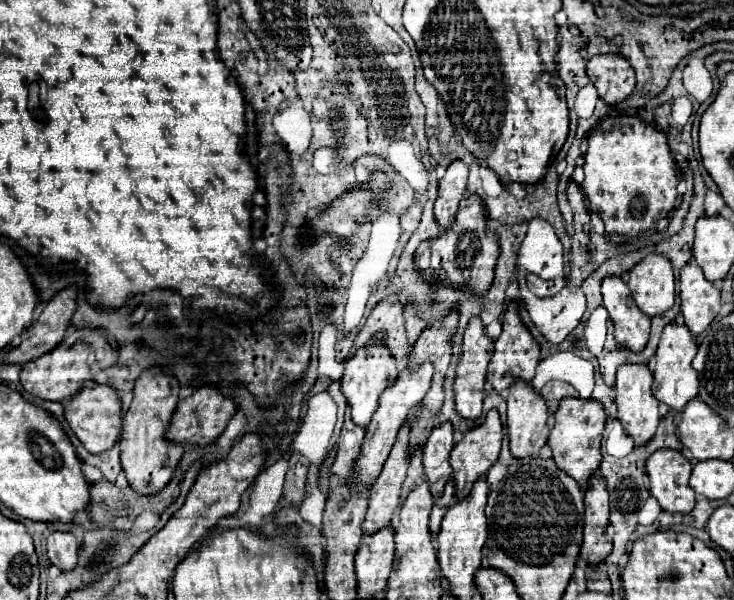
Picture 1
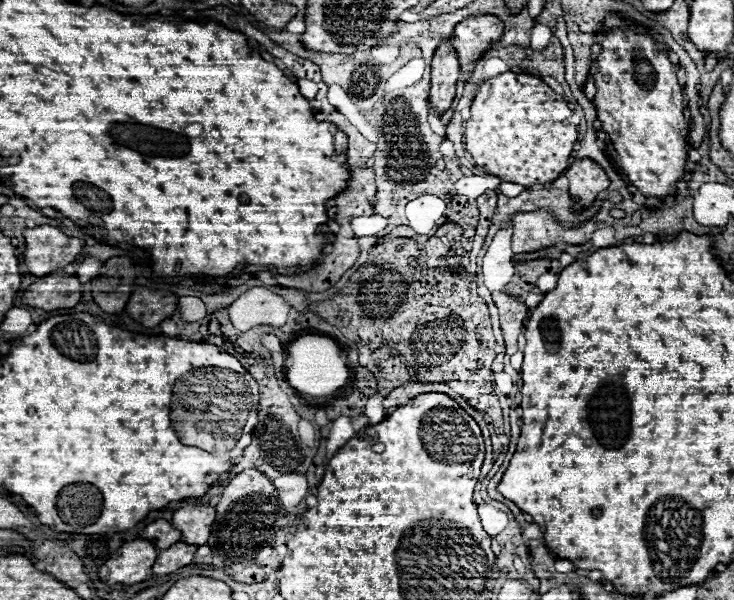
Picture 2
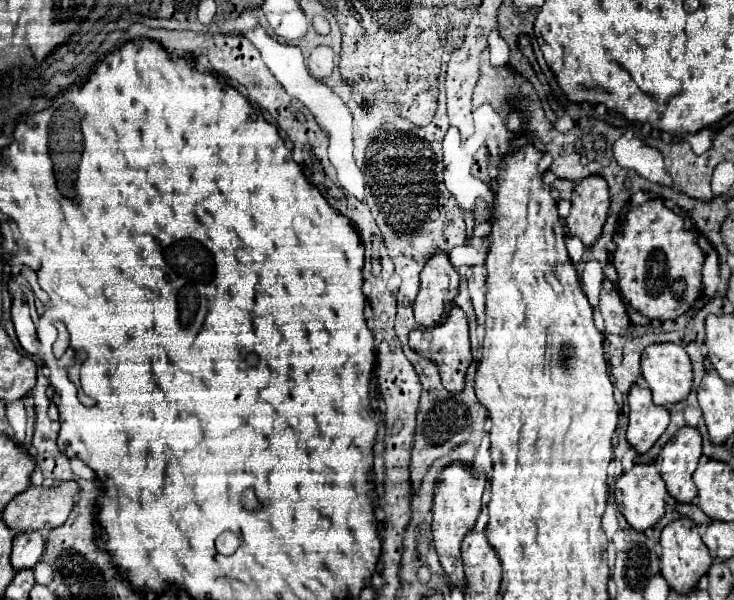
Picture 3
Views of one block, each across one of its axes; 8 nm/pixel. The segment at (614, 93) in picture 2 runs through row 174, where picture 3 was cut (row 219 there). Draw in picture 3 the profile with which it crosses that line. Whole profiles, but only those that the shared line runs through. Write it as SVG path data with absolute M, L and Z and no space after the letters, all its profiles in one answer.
M660 198L648 200L642 206L630 208L626 214L626 220L622 224L622 230L614 234L616 252L614 252L614 268L618 272L618 286L622 296L628 300L628 304L646 316L648 320L676 320L684 312L688 312L698 296L702 294L702 264L704 264L704 252L698 246L696 234L688 228L684 228L684 218L668 210Z

